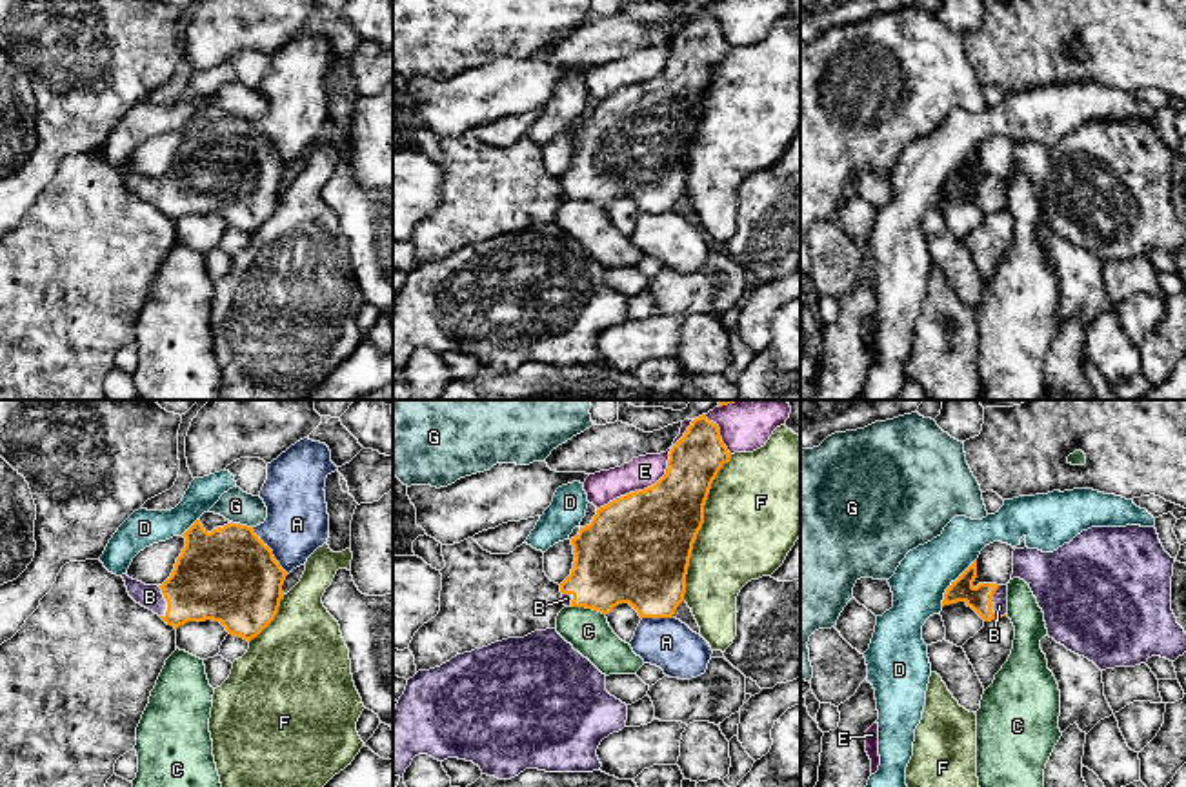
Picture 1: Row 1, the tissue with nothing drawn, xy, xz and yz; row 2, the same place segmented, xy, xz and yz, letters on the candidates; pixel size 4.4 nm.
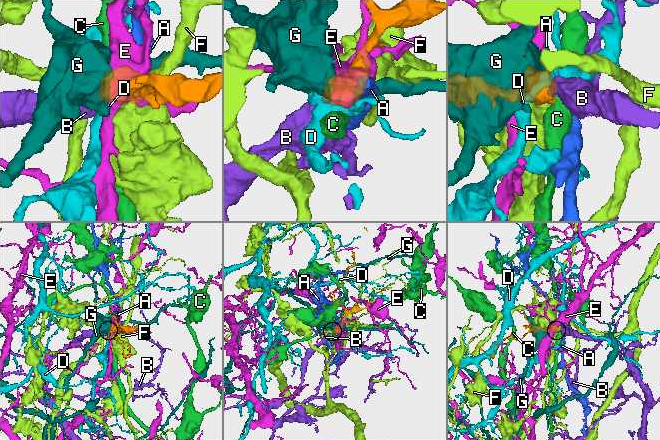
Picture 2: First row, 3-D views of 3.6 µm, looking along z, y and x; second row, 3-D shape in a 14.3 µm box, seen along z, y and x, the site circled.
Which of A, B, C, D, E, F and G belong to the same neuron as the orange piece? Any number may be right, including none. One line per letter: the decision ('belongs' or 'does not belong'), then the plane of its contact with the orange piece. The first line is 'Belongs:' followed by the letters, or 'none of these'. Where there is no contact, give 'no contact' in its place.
Belongs: B
A: does not belong; contact in xy
B: belongs; contact in yz
C: does not belong; contact in xz
D: does not belong; contact in yz
E: does not belong; contact in xz
F: does not belong; contact in xz
G: does not belong; contact in xy

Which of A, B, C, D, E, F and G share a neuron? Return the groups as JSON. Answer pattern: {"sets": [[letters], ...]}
{"sets": [["A"], ["B"], ["C"], ["D"], ["E"], ["F"], ["G"]]}

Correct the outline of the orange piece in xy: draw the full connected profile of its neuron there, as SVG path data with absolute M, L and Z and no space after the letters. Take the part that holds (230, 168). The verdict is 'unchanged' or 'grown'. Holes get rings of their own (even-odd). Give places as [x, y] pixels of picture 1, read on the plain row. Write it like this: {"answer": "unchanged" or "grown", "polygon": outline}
{"answer": "grown", "polygon": "M196 113L162 178L122 167L129 189L178 222L187 214L220 214L233 229L256 231L276 209L287 165L253 120L227 116L207 125Z"}

